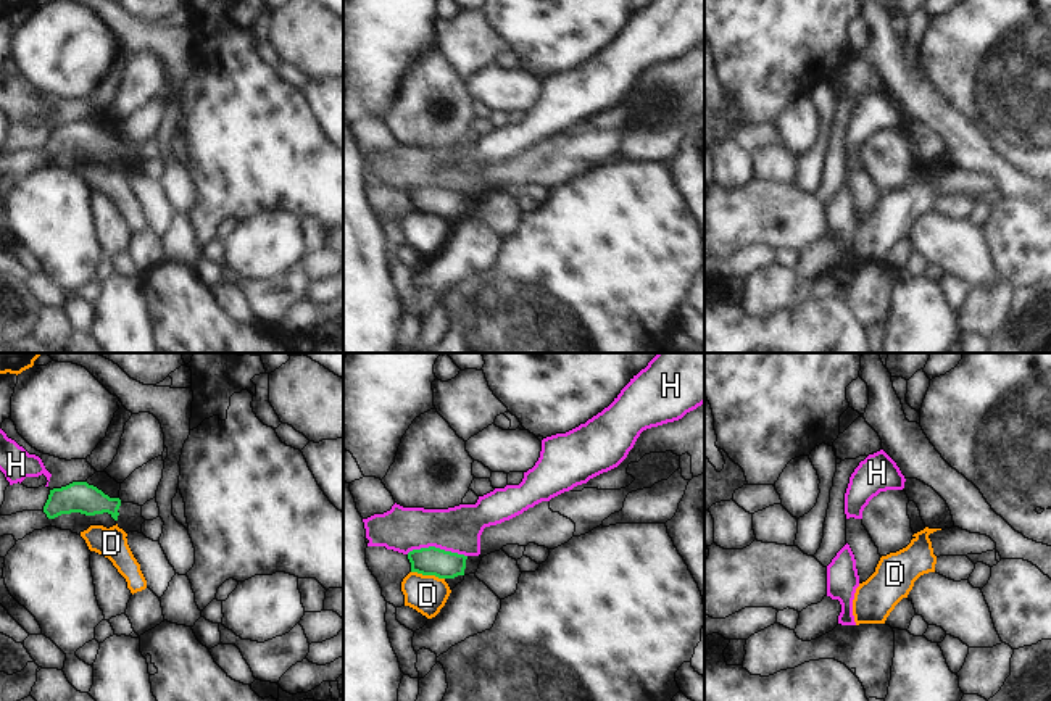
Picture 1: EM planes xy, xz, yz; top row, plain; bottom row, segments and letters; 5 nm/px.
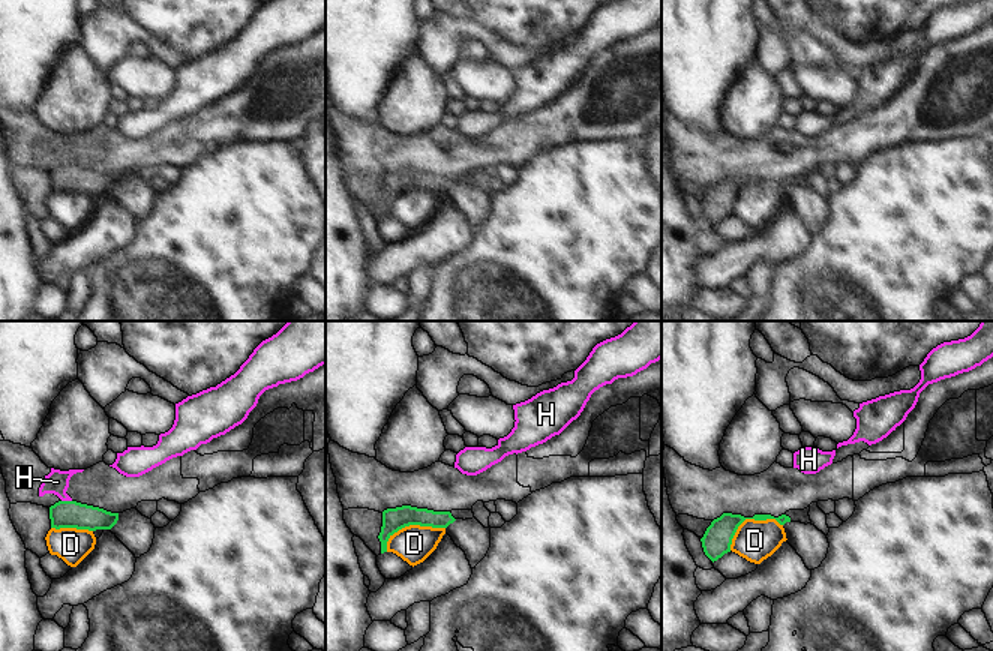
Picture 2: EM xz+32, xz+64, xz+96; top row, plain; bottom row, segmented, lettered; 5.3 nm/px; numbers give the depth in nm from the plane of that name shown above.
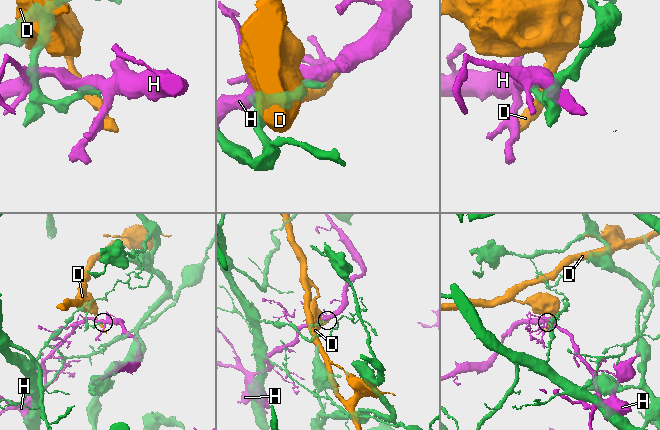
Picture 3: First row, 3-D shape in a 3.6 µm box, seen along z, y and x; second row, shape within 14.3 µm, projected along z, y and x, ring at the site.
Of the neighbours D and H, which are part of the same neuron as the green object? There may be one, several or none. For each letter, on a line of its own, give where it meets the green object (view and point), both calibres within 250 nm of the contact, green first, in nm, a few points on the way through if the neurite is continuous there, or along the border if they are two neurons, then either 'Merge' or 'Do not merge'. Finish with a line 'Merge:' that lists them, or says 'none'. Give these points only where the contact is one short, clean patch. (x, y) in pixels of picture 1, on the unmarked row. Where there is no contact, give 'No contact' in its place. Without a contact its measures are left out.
D: Touches green at xz (427, 213). Thickness 140 nm (green) against 190 nm. Boundary: xz (411, 210), (444, 218). Do not merge
H: Touches green at xz (437, 187). Thickness 140 nm (green) against 220 nm. Do not merge
Merge: none.

